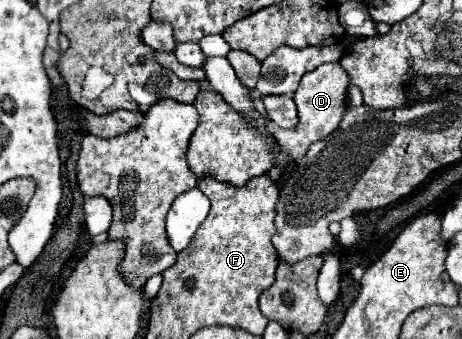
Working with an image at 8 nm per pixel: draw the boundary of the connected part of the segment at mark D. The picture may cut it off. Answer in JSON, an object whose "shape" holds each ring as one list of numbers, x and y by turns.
{"shape":[[340,62,322,64,302,76,300,86,294,94,294,102,298,106,298,116,300,116,298,126,294,130,272,128,272,136,278,140,278,144,282,146,282,152,286,152,290,162,300,160,306,154,310,144,326,138,328,134,332,134,338,128,338,124,344,116,344,110,348,108,348,104,346,104,348,84,350,84,350,78,348,78,346,70,340,66]]}

